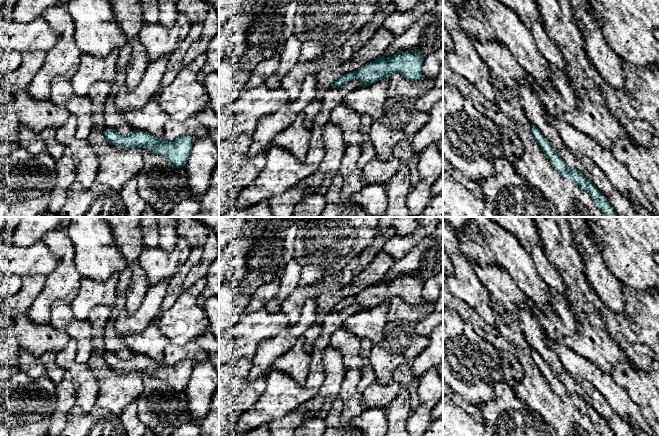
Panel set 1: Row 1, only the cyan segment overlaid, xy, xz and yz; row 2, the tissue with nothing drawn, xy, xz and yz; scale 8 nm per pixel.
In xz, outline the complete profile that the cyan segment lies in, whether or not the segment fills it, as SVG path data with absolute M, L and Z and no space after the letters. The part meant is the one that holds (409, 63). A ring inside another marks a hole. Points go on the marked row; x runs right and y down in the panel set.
M418 50L400 52L388 58L382 56L358 70L340 76L331 88L340 88L352 80L358 80L361 87L366 87L390 78L393 73L400 73L411 81L420 80L424 58L425 55Z

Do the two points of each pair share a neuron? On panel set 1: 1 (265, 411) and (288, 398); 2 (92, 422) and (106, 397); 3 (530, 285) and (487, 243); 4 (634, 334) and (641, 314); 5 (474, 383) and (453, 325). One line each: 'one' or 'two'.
1: one
2: two
3: one
4: one
5: one

